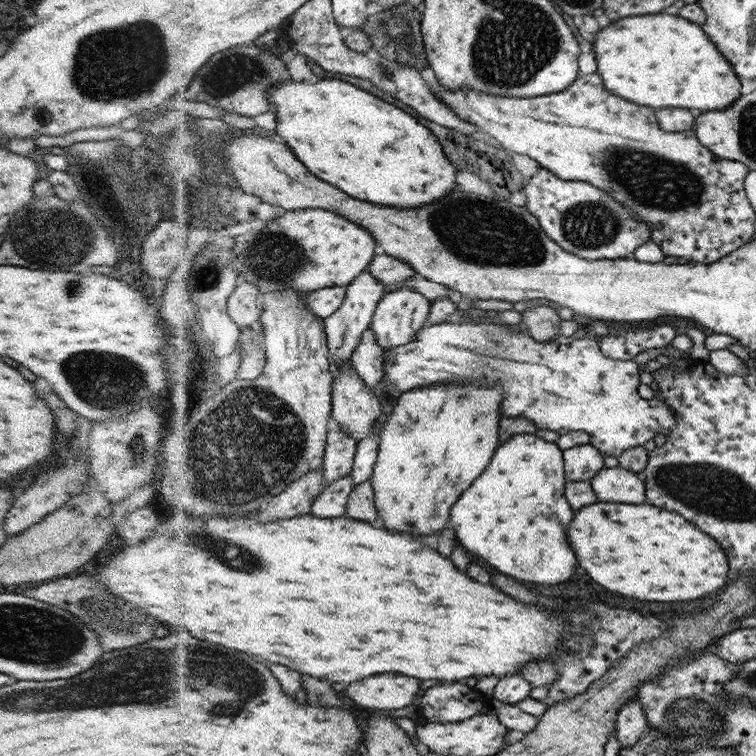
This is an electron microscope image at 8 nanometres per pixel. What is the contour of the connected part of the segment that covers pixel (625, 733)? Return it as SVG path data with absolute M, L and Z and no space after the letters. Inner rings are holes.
M637 697L619 711L614 731L620 748L634 747L649 729L650 722L644 713L644 707L645 704Z

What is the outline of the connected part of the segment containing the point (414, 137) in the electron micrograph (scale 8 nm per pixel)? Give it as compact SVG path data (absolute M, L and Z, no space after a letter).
M292 78L292 82L284 82L284 84L278 84L278 86L272 88L271 101L278 119L276 134L287 141L287 145L296 152L299 160L304 161L308 168L316 173L316 176L324 181L328 180L330 184L336 184L338 188L342 188L350 196L356 196L358 200L368 200L368 202L374 202L374 204L384 204L384 206L394 206L394 208L422 208L422 206L428 206L428 204L440 200L442 196L446 196L448 192L452 192L456 188L456 168L448 162L446 154L440 150L438 138L432 132L428 132L428 128L422 122L418 122L418 118L408 114L406 110L402 110L402 108L398 108L398 106L390 104L387 100L374 96L374 94L362 90L362 88L350 82L325 78L320 82L314 80L298 81Z

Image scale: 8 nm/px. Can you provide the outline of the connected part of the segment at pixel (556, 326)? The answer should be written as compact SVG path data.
M540 305L523 309L522 323L527 334L537 341L548 341L561 333L561 321L558 310L550 306Z

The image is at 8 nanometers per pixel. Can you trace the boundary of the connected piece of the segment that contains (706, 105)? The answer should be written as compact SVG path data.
M660 12L629 16L612 22L596 34L595 60L597 73L603 77L603 84L616 96L652 108L698 108L712 111L730 108L742 96L739 75L731 61L720 52L701 25L679 15Z

